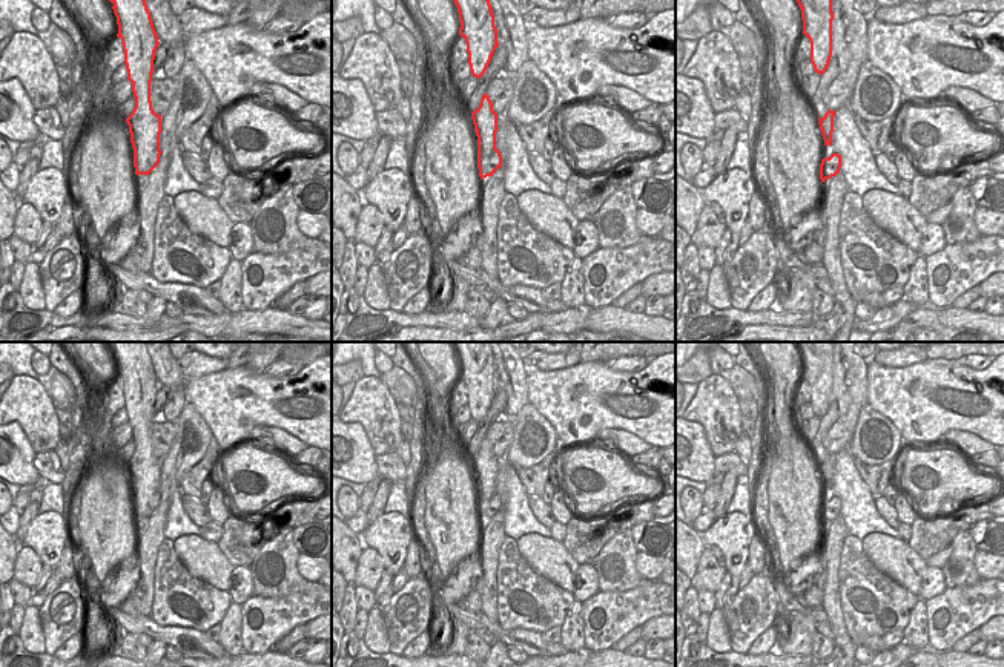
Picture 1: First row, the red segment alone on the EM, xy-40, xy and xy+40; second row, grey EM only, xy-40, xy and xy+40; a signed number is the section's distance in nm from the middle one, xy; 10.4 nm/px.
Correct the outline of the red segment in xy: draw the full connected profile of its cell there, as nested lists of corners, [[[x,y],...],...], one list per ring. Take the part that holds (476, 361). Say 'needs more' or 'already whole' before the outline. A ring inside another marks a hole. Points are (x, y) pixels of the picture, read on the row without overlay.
already whole; [[[453,342],[459,356],[459,379],[465,382],[471,419],[481,422],[499,389],[488,342]]]

